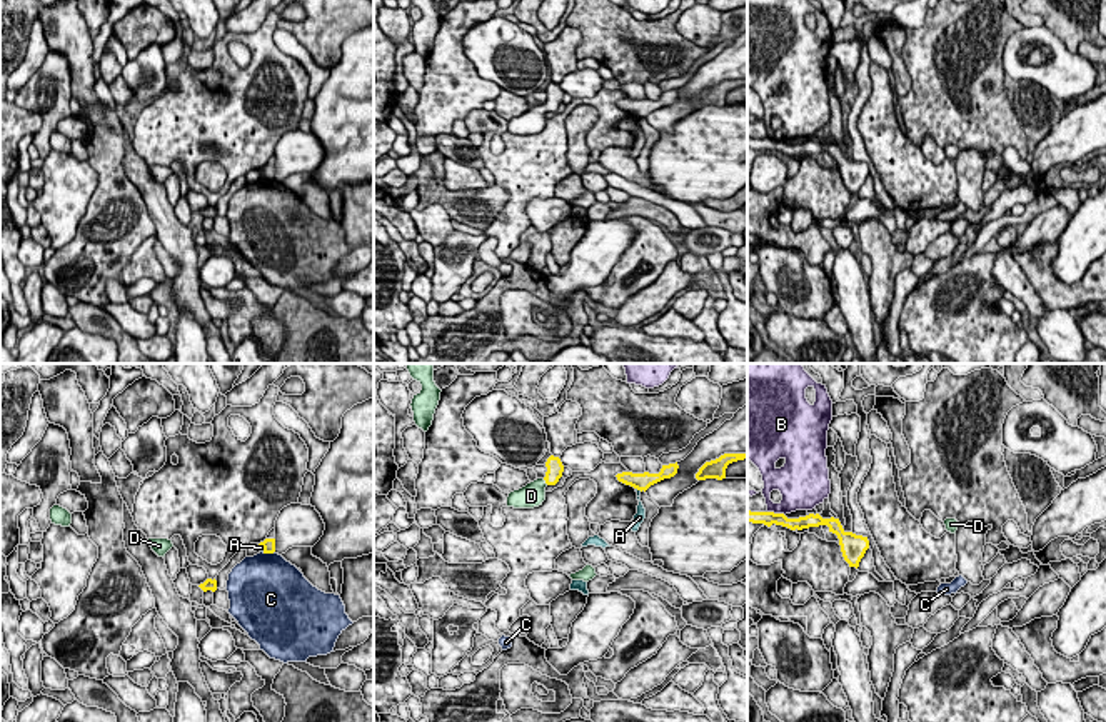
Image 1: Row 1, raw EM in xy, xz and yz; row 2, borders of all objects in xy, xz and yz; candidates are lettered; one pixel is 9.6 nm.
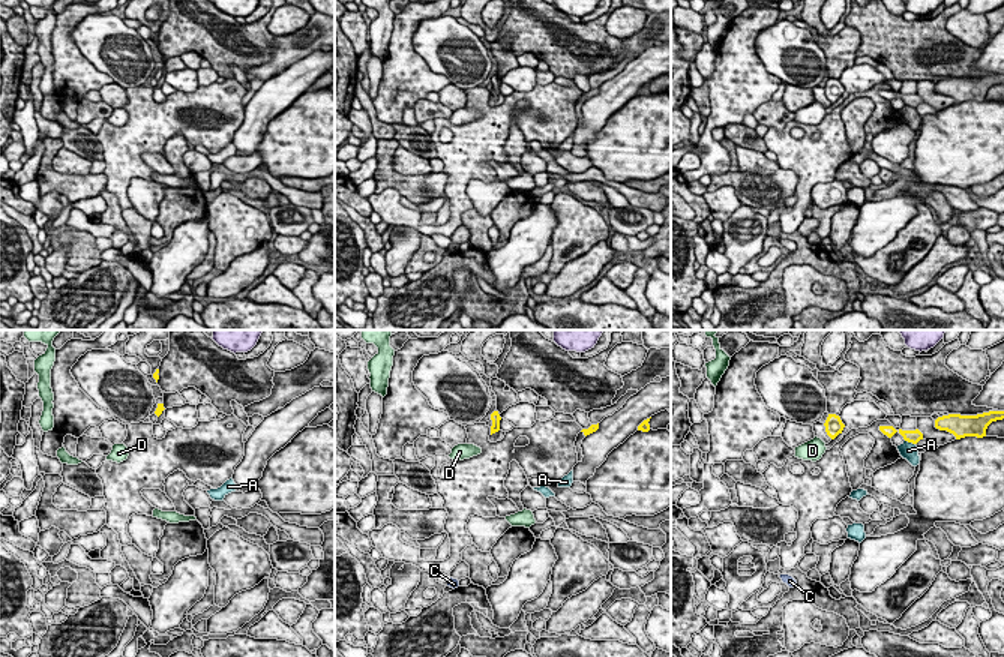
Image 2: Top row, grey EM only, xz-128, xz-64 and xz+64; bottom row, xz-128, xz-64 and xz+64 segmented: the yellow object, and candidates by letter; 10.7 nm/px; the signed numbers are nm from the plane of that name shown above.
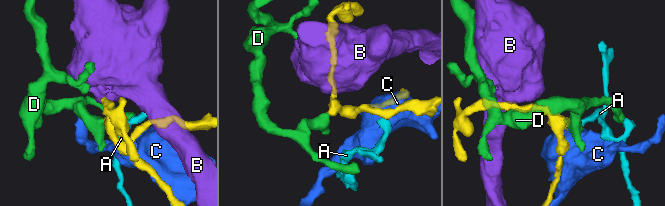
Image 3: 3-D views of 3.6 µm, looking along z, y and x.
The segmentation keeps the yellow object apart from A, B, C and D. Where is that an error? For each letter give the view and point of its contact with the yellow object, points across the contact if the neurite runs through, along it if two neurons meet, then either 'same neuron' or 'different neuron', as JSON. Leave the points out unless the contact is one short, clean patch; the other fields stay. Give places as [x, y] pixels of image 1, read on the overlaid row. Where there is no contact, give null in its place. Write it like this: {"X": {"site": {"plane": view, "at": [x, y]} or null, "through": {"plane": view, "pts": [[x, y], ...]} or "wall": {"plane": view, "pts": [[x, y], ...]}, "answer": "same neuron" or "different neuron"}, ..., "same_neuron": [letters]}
{"A": {"site": {"plane": "xz", "at": [639, 489]}, "wall": {"plane": "xz", "pts": [[636, 487], [641, 491]]}, "answer": "different neuron"}, "B": {"site": {"plane": "yz", "at": [776, 514]}, "wall": {"plane": "yz", "pts": [[768, 511], [784, 516]]}, "answer": "different neuron"}, "C": {"site": {"plane": "xy", "at": [267, 552]}, "answer": "different neuron"}, "D": {"site": {"plane": "xz", "at": [546, 482]}, "through": {"plane": "xz", "pts": [[554, 466], [554, 472], [546, 482], [531, 496]]}, "answer": "same neuron"}, "same_neuron": ["D"]}

